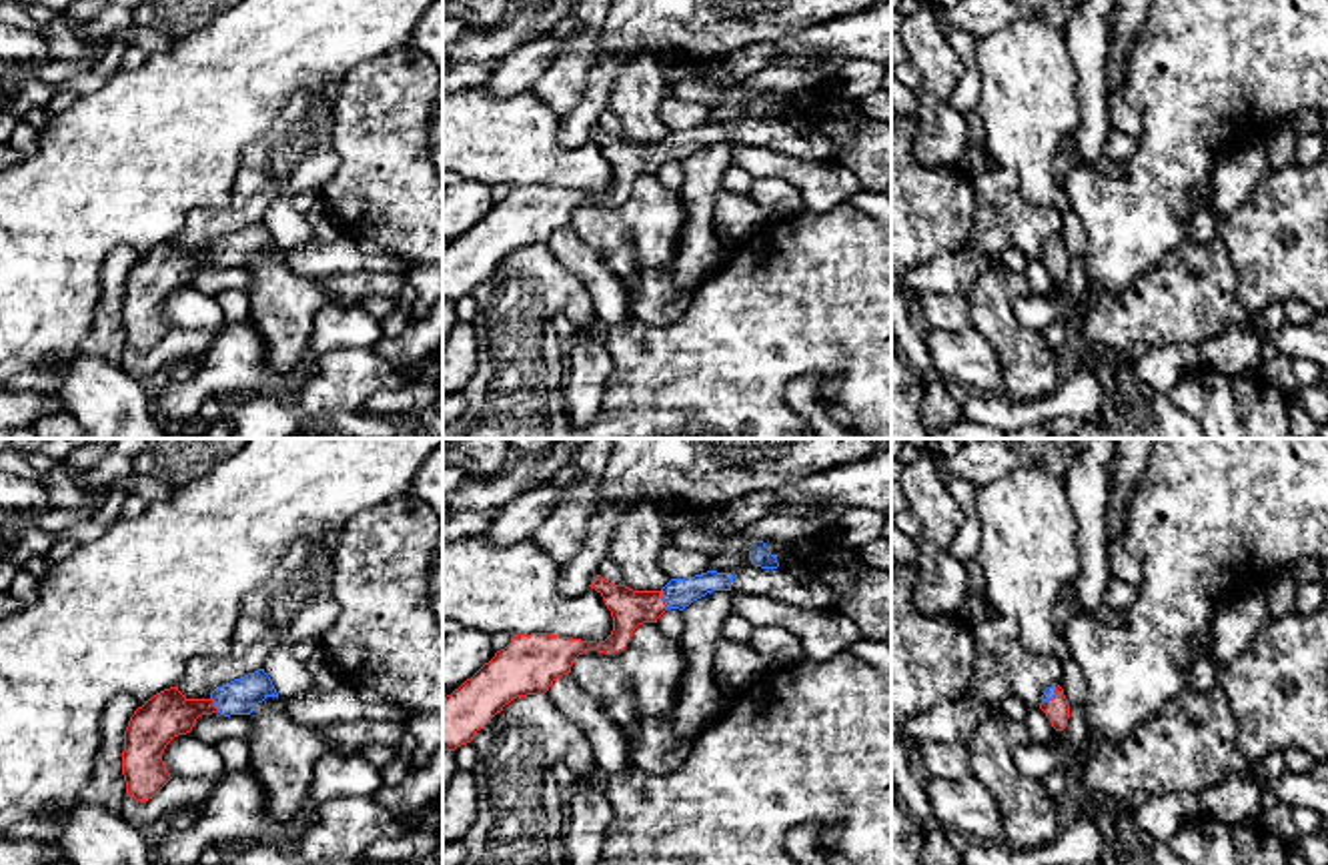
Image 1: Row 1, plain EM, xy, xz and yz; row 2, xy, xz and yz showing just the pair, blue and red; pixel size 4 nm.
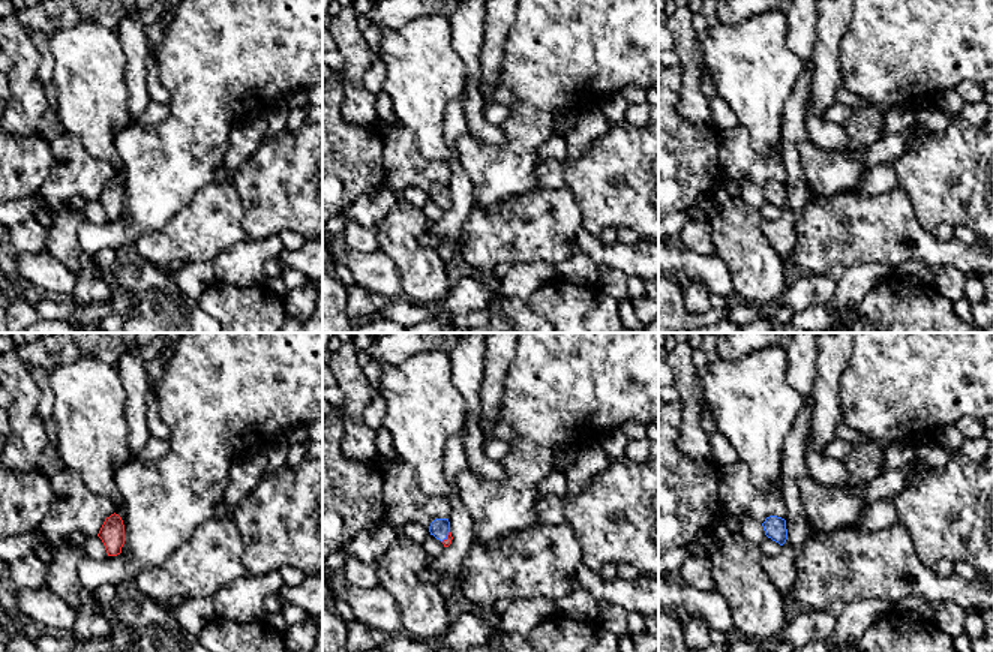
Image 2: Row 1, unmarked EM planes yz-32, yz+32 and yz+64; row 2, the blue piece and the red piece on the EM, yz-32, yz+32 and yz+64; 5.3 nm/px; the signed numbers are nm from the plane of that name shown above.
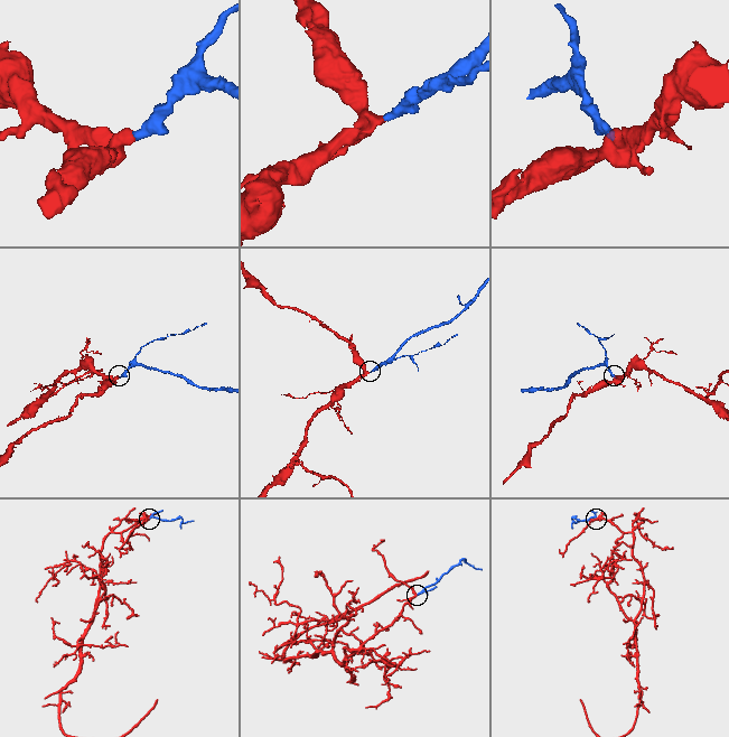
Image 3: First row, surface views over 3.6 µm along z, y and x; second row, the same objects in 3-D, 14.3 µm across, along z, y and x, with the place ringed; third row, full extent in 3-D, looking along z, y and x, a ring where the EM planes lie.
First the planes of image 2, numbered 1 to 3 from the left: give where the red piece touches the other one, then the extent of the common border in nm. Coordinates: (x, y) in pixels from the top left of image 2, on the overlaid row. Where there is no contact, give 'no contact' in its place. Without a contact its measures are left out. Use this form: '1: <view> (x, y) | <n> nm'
1: no contact
2: yz+32 (446, 537) | 80 nm
3: no contact

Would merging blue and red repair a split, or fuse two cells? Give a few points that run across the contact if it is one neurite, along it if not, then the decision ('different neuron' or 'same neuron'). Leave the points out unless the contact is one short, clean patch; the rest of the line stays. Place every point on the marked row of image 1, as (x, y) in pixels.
line xz (678, 593), (664, 599), (629, 609); same neuron

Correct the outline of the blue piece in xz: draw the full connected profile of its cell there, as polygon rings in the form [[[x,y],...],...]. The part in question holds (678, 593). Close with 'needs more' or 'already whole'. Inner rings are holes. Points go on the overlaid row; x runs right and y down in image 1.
[[[707,571],[695,577],[671,579],[661,591],[633,591],[597,575],[591,581],[613,617],[605,641],[581,641],[547,633],[513,635],[471,679],[443,697],[443,751],[455,751],[473,741],[497,713],[517,697],[545,695],[573,661],[585,651],[605,655],[627,647],[643,623],[657,623],[667,609],[683,611],[713,591],[731,591],[733,575]]]; needs more

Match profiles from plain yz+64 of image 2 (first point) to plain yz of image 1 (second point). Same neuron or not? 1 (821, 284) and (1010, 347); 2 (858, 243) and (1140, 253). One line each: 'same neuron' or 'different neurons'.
1: different neurons
2: different neurons

